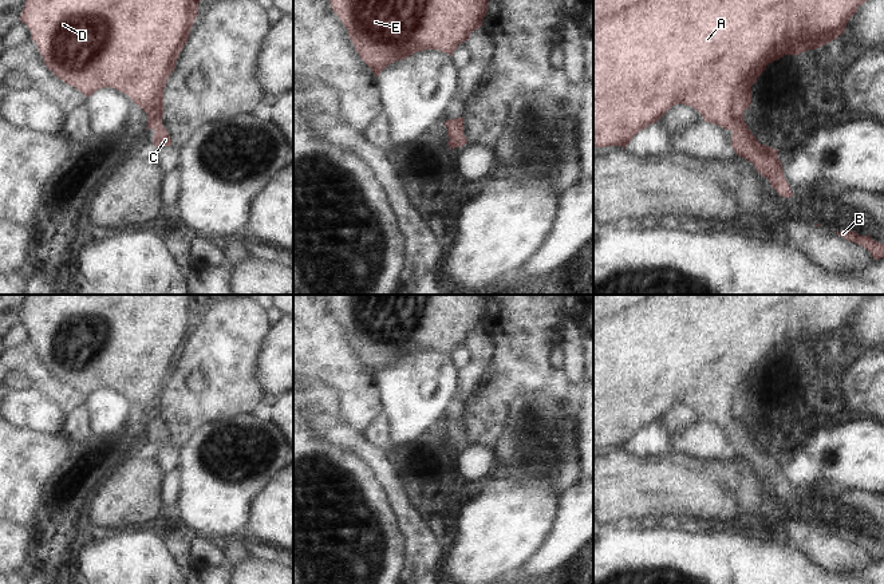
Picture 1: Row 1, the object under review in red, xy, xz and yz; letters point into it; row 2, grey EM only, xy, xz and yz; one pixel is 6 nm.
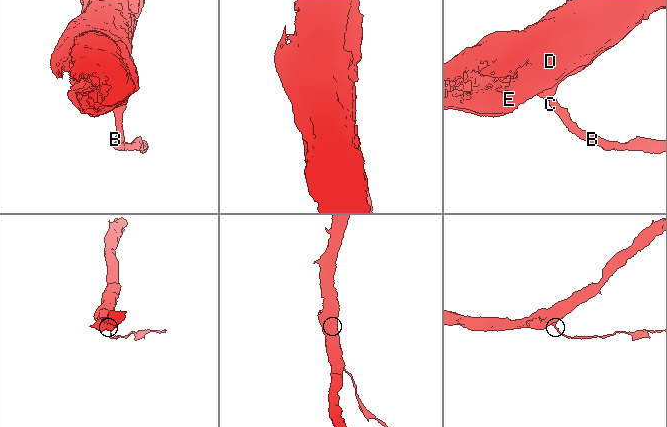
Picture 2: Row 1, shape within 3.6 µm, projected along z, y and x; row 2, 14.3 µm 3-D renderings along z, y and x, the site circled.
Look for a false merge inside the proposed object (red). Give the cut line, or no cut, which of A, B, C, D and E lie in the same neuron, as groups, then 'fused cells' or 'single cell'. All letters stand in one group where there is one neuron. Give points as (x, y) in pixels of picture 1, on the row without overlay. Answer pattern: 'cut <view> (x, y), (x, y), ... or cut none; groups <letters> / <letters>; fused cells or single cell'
cut none; groups A B C D E; single cell

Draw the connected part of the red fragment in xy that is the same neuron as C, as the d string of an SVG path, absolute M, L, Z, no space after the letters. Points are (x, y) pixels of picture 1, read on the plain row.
M27 295L20 321L29 328L43 362L55 376L87 398L104 387L126 394L147 414L146 430L155 433L154 447L162 447L171 446L162 425L165 384L190 336L200 301L201 295Z

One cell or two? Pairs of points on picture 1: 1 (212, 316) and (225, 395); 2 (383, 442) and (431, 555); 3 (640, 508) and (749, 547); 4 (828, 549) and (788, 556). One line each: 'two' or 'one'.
1: one
2: two
3: two
4: two

